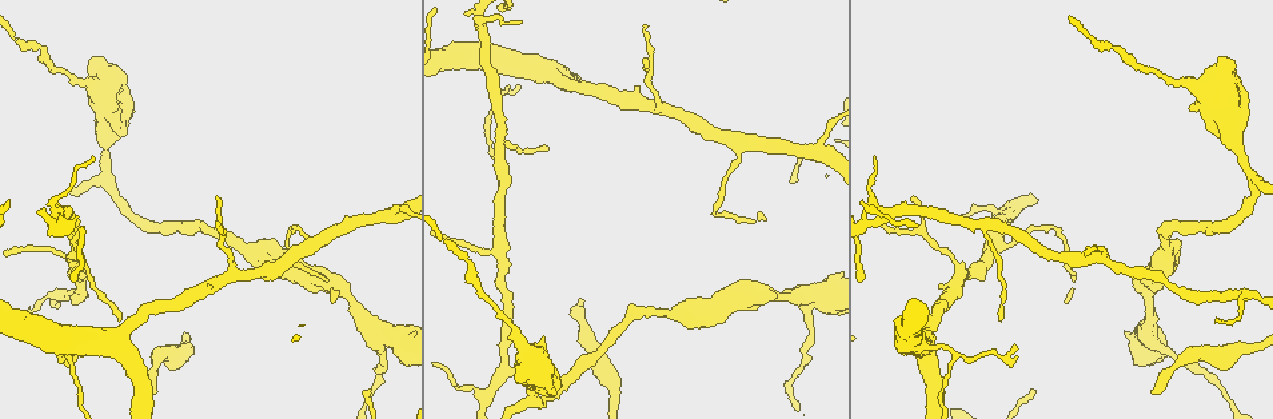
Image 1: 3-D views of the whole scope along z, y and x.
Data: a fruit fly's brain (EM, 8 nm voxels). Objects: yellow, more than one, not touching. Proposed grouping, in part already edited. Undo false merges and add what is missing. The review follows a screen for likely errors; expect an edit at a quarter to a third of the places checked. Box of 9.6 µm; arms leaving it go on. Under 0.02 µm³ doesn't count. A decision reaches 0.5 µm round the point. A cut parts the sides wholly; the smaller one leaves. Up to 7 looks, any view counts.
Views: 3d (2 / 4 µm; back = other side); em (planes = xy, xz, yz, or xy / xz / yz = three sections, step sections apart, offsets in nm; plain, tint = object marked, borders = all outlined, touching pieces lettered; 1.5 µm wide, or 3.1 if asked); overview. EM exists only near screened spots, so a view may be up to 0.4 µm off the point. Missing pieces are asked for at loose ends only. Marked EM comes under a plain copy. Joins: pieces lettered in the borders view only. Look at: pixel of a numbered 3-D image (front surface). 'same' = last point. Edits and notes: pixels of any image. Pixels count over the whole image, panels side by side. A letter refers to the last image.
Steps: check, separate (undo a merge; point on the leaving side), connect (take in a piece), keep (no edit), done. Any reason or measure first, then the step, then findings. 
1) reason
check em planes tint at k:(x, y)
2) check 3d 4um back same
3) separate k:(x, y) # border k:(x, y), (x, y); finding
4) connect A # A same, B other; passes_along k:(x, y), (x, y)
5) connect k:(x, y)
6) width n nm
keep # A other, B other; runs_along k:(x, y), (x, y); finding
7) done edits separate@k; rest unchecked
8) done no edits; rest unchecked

an open end
check em planes borders at 1:(1151, 390)

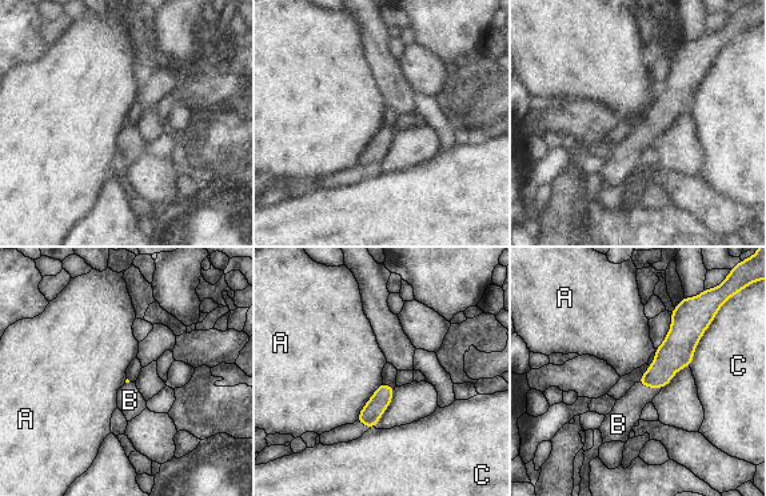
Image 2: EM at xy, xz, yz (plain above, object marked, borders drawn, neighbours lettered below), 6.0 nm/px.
connect B # A other, B same, C other; passes_along 2:(674, 354), (650, 387), (627, 410); the neuron continues

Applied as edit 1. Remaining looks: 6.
branch stops here
check 3d 4um at 1:(1002, 319)

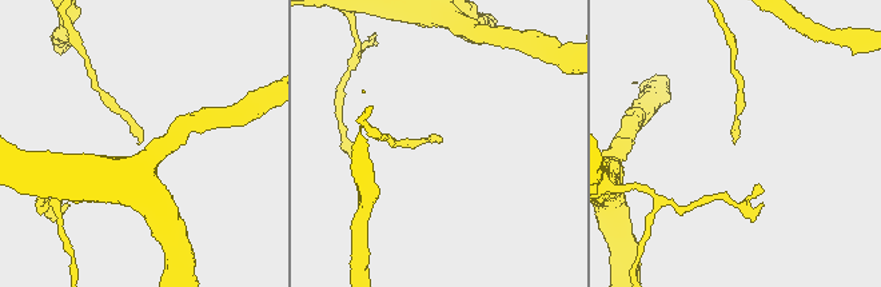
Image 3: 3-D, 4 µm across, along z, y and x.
shape alone is not enough
check em yz step 4 tint at 3:(734, 140)

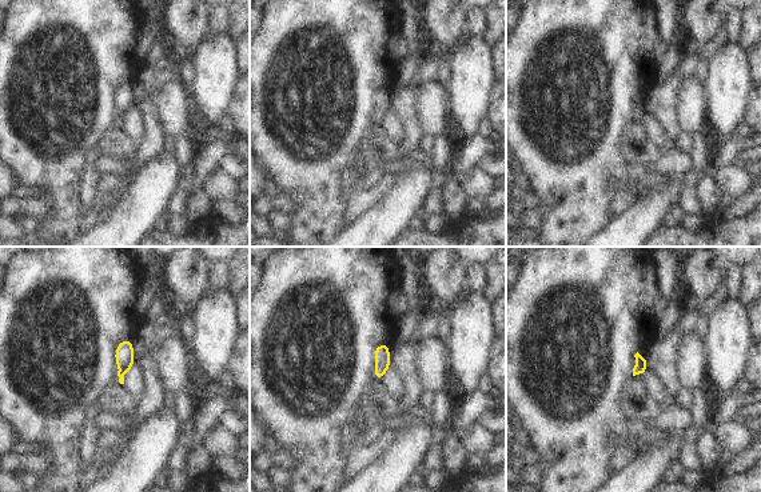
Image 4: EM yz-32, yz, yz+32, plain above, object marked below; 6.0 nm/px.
check em planes borders same

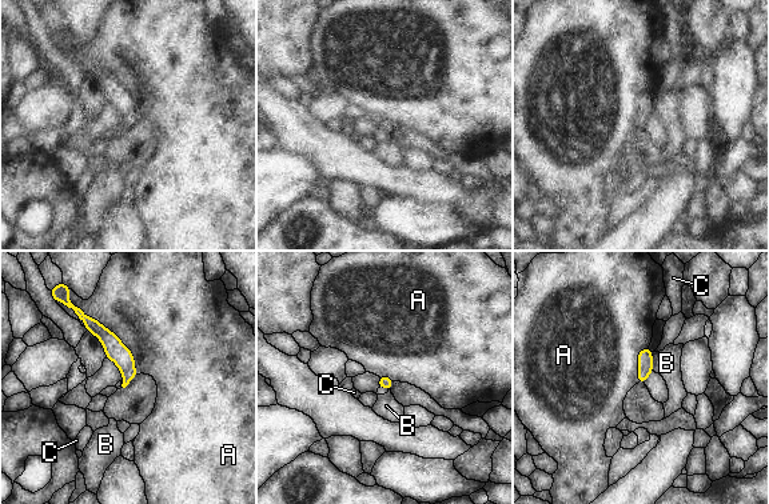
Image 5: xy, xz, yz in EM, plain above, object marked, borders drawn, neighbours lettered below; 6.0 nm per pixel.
keep # A other, B other, C other; no lettered piece goes on from it

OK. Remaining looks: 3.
branch stops here
check em yz step 4 borders at 1:(910, 198)

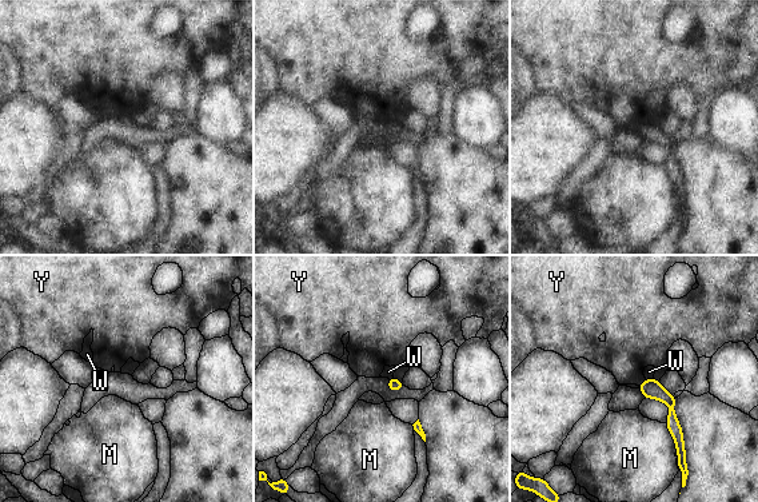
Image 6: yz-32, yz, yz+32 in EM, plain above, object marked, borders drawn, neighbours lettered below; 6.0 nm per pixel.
keep # M other, W other, Y other; runs_along 6:(647, 382), (671, 405), (679, 451); no lettered piece goes on from it

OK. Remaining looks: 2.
done edits connect@2; rest unchecked

